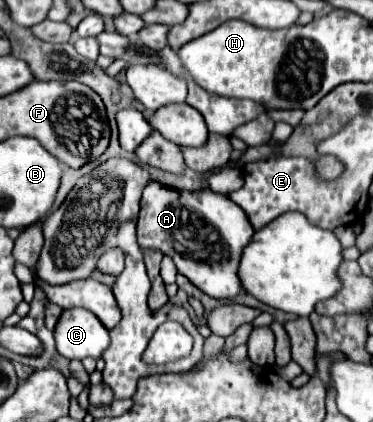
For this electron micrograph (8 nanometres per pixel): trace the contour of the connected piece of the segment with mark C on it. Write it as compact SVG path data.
M74 307L62 311L58 317L54 339L58 353L66 359L84 359L88 355L100 359L102 351L108 347L110 335L94 313Z

